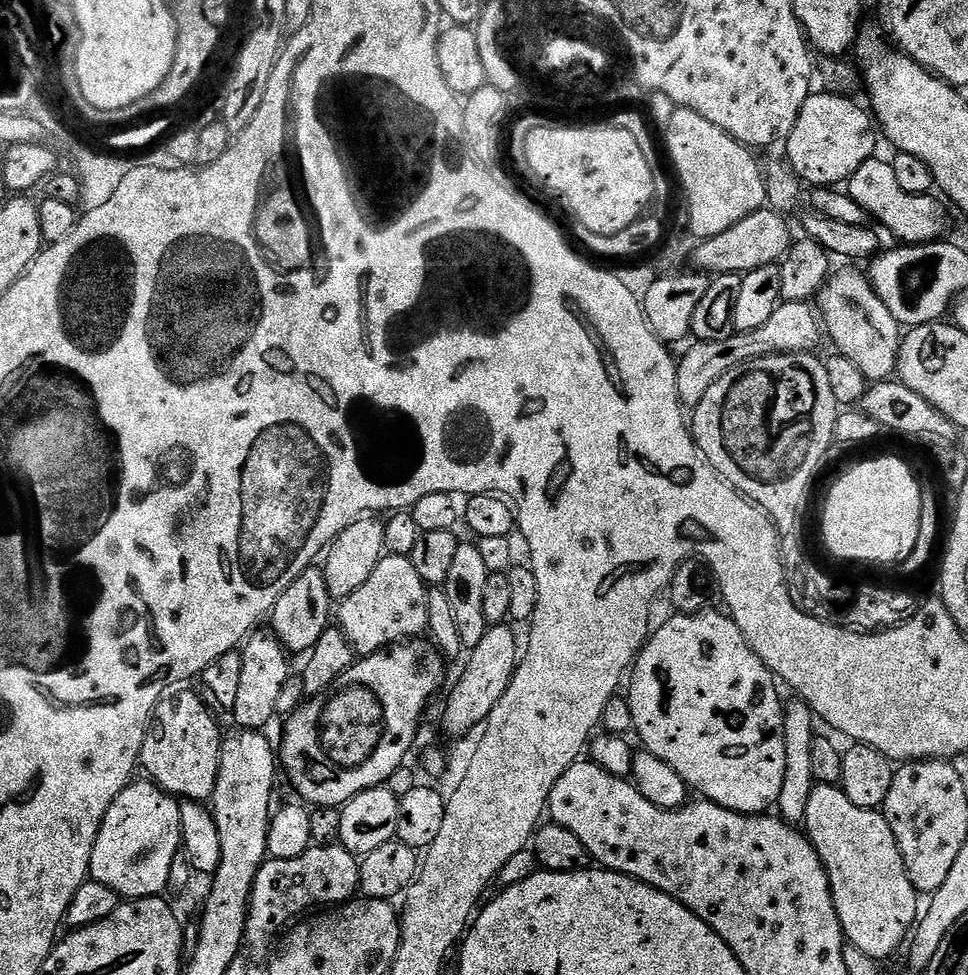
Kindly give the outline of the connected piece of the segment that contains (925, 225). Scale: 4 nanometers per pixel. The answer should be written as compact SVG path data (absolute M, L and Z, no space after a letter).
M873 158L862 162L858 170L854 170L852 177L846 181L846 191L858 206L869 217L877 220L875 223L881 229L885 228L892 236L897 236L901 245L931 244L939 241L947 226L948 220L944 217L944 208L935 200L935 195L915 196L906 194L902 186L898 186L898 178L894 178L894 170L887 159Z

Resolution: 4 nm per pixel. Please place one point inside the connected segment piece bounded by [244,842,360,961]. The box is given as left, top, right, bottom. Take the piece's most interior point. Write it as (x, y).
(283, 889)

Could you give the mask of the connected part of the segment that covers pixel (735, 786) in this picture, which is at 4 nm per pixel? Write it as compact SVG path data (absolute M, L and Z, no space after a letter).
M712 611L695 612L689 616L672 614L672 617L657 632L655 629L645 639L644 647L641 648L636 663L630 669L630 679L626 684L626 692L628 688L626 699L632 715L632 727L635 735L640 735L640 740L644 743L641 745L647 751L653 752L658 758L662 758L662 762L666 762L666 766L675 770L693 793L700 792L696 794L699 794L703 799L712 801L713 804L730 809L731 812L743 812L745 816L764 814L775 805L778 794L782 794L782 777L786 774L784 704L782 699L780 700L779 690L776 689L778 680L762 662L762 658L758 658L758 654L754 654L754 650L746 642L742 630L738 630L731 615L725 614L723 611L721 611L722 613Z

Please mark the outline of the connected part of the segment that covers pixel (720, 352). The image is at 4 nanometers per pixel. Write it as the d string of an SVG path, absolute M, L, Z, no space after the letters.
M789 300L777 304L766 326L758 326L758 330L736 332L725 340L702 340L693 343L693 348L684 357L679 357L676 366L680 402L685 406L695 406L702 402L702 398L706 398L706 390L710 390L710 386L714 386L714 382L718 382L722 374L734 370L734 366L744 364L747 360L778 356L786 352L811 353L820 336L822 340L822 317L819 311L803 300Z

